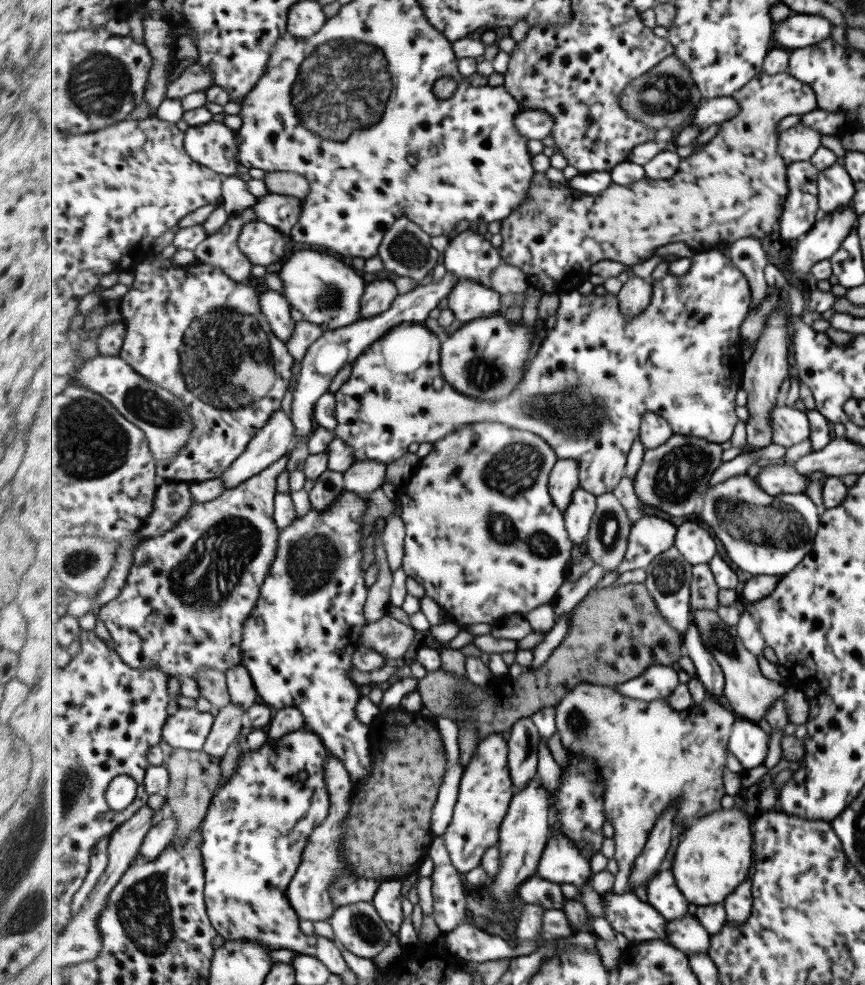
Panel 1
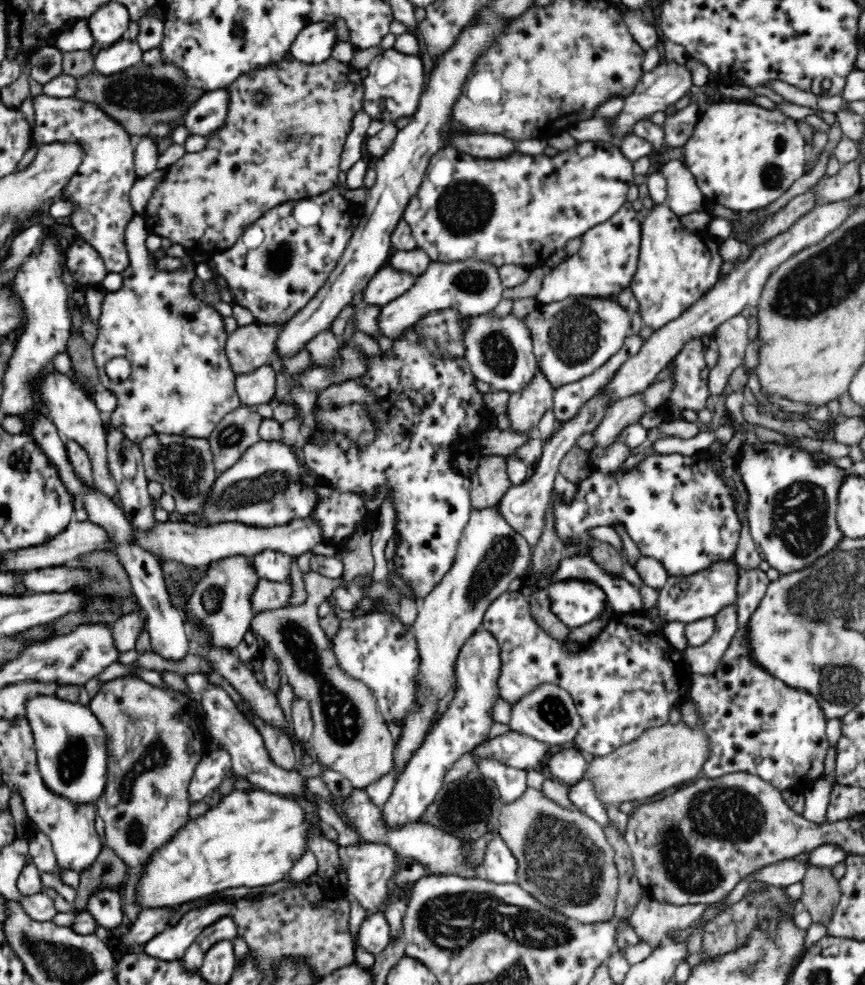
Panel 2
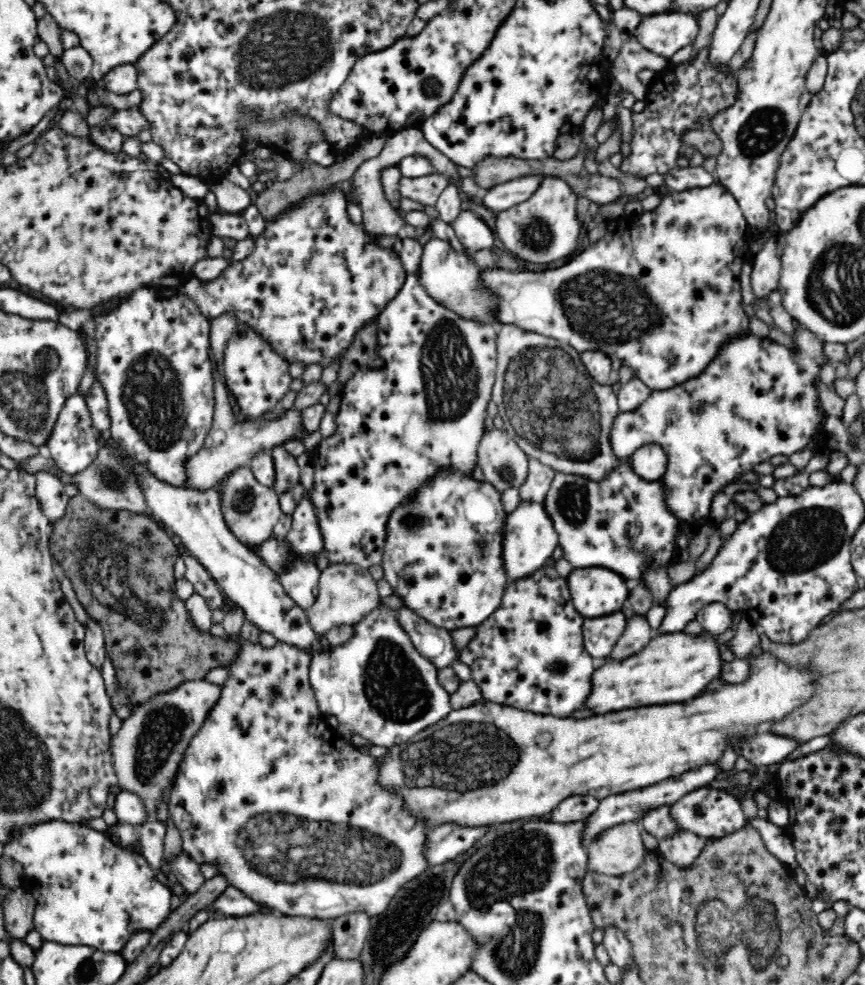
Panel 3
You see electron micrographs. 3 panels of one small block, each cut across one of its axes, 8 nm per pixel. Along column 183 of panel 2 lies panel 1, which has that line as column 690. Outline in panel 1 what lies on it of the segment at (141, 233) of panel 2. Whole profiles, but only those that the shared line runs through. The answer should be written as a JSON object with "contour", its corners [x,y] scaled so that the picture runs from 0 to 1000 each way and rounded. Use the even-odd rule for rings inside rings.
{"contour":[[[830,253],[817,254],[800,260],[799,274],[794,278],[778,279],[771,276],[768,281],[761,283],[756,287],[757,294],[755,295],[755,306],[751,311],[738,321],[733,323],[724,323],[716,317],[717,311],[713,309],[713,301],[699,297],[690,299],[687,296],[681,299],[675,299],[669,294],[651,297],[647,301],[647,313],[645,316],[645,325],[643,330],[634,335],[634,338],[623,352],[620,361],[609,372],[609,377],[605,381],[605,387],[598,391],[595,397],[591,397],[591,402],[586,404],[551,406],[545,402],[533,399],[527,393],[521,391],[514,384],[513,377],[509,374],[511,348],[508,341],[504,341],[490,328],[466,327],[457,331],[443,341],[424,352],[407,369],[407,378],[402,386],[393,392],[387,398],[390,402],[388,423],[391,426],[390,435],[386,437],[390,444],[398,447],[408,455],[408,464],[417,468],[436,468],[443,471],[451,472],[453,469],[461,467],[472,461],[471,455],[475,451],[491,451],[491,449],[503,450],[513,447],[518,441],[528,439],[538,431],[547,430],[547,428],[580,428],[600,437],[609,437],[618,441],[625,442],[630,448],[643,458],[645,467],[665,468],[672,475],[671,489],[672,495],[680,497],[683,502],[690,505],[699,501],[706,501],[713,491],[724,483],[724,473],[726,464],[734,451],[734,447],[740,443],[740,432],[748,418],[757,418],[762,422],[766,422],[777,432],[780,441],[816,445],[820,449],[836,451],[840,449],[849,441],[849,437],[855,426],[852,422],[852,398],[858,395],[860,390],[860,378],[862,375],[861,361],[859,361],[859,351],[857,341],[857,332],[859,332],[864,319],[871,308],[869,291],[867,290],[866,282],[861,277],[847,266],[844,261],[838,261]]]}

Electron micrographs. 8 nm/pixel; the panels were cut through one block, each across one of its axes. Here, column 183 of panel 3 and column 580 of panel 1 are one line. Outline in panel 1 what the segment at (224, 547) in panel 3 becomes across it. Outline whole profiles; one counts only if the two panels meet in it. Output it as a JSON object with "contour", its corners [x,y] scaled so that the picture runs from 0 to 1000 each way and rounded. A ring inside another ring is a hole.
{"contour":[[[669,494],[662,501],[660,512],[652,520],[652,527],[657,534],[658,544],[662,551],[671,553],[681,544],[686,525],[690,518],[690,504]]]}

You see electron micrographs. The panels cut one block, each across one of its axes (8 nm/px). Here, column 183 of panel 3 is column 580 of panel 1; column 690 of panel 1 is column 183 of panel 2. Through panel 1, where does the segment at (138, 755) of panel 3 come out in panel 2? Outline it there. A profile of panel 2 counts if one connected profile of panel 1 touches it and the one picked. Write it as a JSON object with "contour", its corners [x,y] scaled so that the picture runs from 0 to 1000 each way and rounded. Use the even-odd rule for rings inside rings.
{"contour":[[[162,686],[138,687],[121,693],[111,709],[103,713],[103,718],[120,740],[124,763],[123,798],[110,814],[113,826],[121,835],[121,857],[134,863],[151,882],[160,882],[170,878],[218,835],[217,799],[227,778],[242,761],[243,752],[235,751],[236,746],[216,723],[216,718],[201,711],[199,705],[169,693]]]}

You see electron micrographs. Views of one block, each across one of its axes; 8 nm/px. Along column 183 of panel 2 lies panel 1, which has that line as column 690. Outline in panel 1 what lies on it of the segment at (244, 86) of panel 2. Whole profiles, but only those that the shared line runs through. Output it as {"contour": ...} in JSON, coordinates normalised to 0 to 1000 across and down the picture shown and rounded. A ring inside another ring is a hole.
{"contour":[[[883,72],[871,79],[859,90],[852,91],[852,94],[847,98],[854,103],[857,114],[845,123],[832,125],[828,138],[817,144],[810,152],[799,158],[787,160],[786,173],[775,183],[758,183],[747,180],[745,183],[734,185],[727,189],[716,189],[710,186],[702,194],[698,194],[691,199],[677,199],[672,195],[662,193],[658,187],[655,189],[653,186],[647,187],[645,180],[621,176],[616,178],[615,187],[613,188],[608,203],[593,215],[593,218],[579,225],[579,258],[582,259],[583,266],[602,272],[609,278],[610,288],[623,294],[627,299],[642,298],[649,301],[651,297],[658,298],[662,294],[668,294],[673,286],[683,280],[683,272],[690,266],[711,264],[711,266],[720,266],[720,268],[731,271],[733,268],[743,268],[746,264],[758,260],[763,251],[772,250],[780,246],[792,246],[801,251],[802,254],[810,257],[817,254],[829,253],[836,247],[845,250],[857,242],[871,240],[872,242],[881,243],[891,238],[894,231],[896,231],[896,227],[902,227],[903,219],[906,217],[909,202],[913,195],[911,191],[912,165],[901,156],[901,139],[903,138],[903,133],[899,132],[901,124],[905,120],[910,120],[910,118],[917,118],[917,116],[929,117],[936,112],[942,112],[945,110],[945,101],[942,101],[942,94],[940,94],[935,85],[921,81],[919,77],[914,77],[914,74],[910,73],[891,77],[891,75],[887,75]]]}

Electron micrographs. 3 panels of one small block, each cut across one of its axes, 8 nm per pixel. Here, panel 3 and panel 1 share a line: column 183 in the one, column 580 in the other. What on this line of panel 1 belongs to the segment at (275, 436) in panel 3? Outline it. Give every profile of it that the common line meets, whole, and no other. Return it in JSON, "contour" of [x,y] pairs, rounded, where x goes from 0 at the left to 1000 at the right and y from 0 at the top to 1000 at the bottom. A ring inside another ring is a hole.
{"contour":[[[645,467],[640,473],[635,486],[635,499],[649,520],[655,518],[662,501],[672,493],[671,481],[672,475],[665,468]]]}

